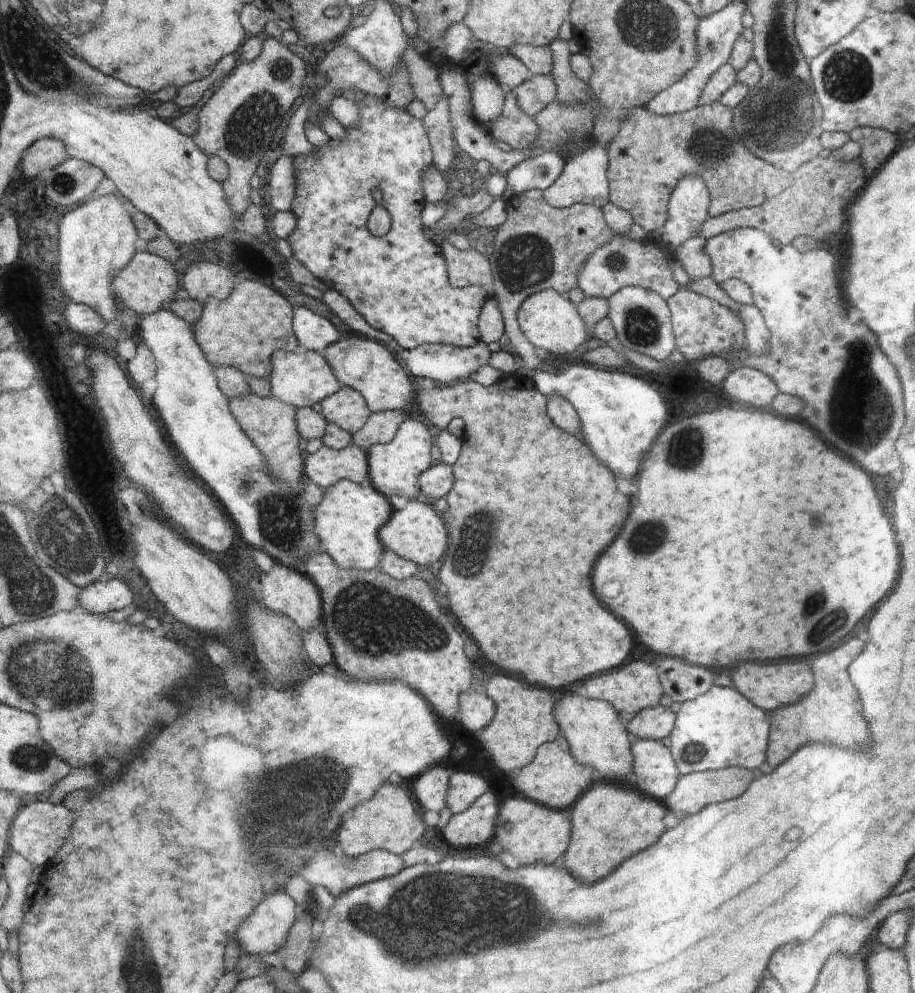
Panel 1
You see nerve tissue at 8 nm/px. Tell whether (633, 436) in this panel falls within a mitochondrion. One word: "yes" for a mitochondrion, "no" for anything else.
no

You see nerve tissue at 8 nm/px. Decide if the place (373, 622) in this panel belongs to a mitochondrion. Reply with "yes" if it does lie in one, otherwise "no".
yes

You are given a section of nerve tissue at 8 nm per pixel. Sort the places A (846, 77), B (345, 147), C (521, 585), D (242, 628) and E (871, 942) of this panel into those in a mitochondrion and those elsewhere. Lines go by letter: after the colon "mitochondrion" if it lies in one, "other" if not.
A: mitochondrion
B: other
C: other
D: other
E: other

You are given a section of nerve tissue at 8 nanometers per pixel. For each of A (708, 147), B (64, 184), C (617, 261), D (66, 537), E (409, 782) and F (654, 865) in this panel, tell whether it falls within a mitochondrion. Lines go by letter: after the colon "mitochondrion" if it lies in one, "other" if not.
A: mitochondrion
B: mitochondrion
C: mitochondrion
D: mitochondrion
E: other
F: other

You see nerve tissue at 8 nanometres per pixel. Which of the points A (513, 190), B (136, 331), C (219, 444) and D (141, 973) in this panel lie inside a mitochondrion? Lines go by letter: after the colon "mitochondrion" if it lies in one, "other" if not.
A: other
B: other
C: other
D: mitochondrion

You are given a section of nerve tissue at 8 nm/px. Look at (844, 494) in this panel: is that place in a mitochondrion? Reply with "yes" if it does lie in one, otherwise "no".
no

